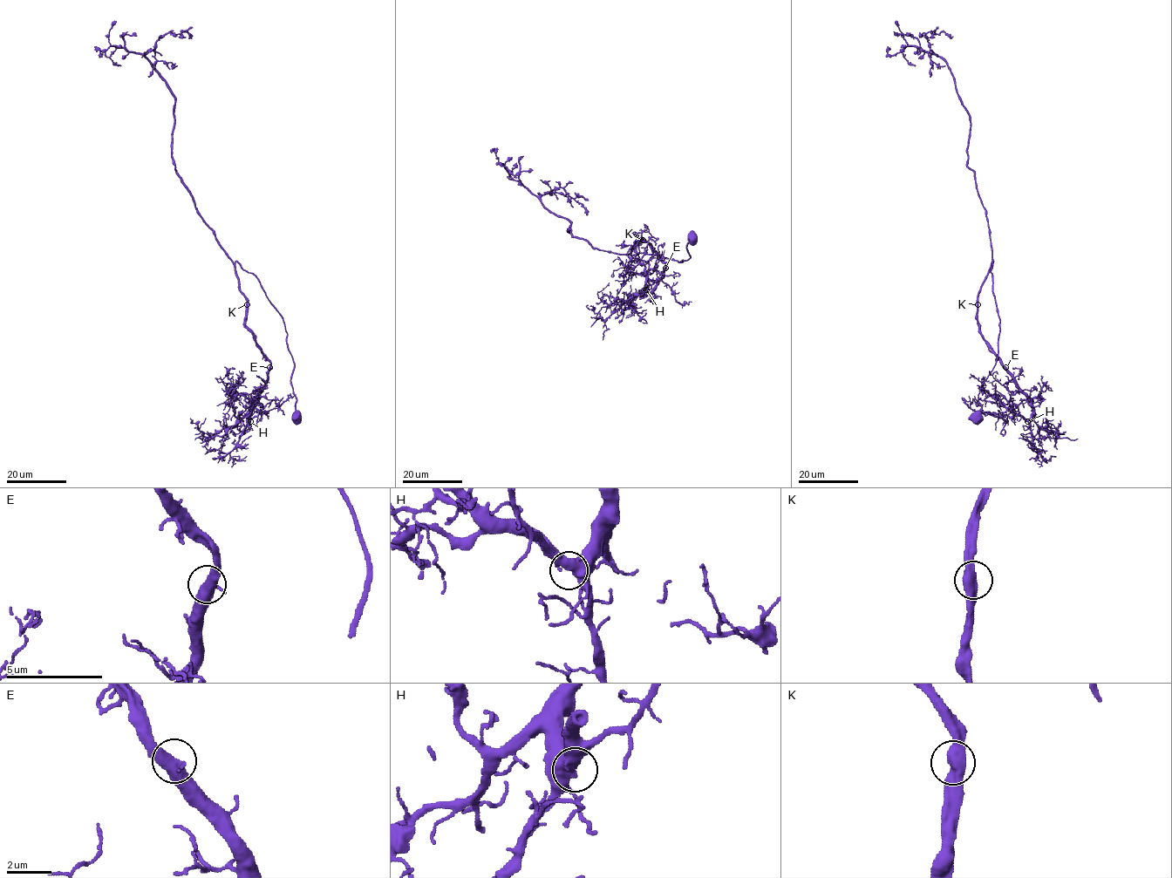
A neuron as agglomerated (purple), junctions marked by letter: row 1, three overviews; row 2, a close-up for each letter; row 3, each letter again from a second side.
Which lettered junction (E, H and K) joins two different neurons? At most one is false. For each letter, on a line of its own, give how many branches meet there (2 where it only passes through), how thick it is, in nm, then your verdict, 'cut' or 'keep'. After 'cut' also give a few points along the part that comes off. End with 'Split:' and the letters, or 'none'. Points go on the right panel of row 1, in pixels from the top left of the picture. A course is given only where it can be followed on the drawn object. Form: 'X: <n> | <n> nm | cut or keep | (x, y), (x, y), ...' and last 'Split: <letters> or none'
E: 2 | 500 nm | keep
H: 2 | 550 nm | keep
K: 2 | 550 nm | keep
Split: none

